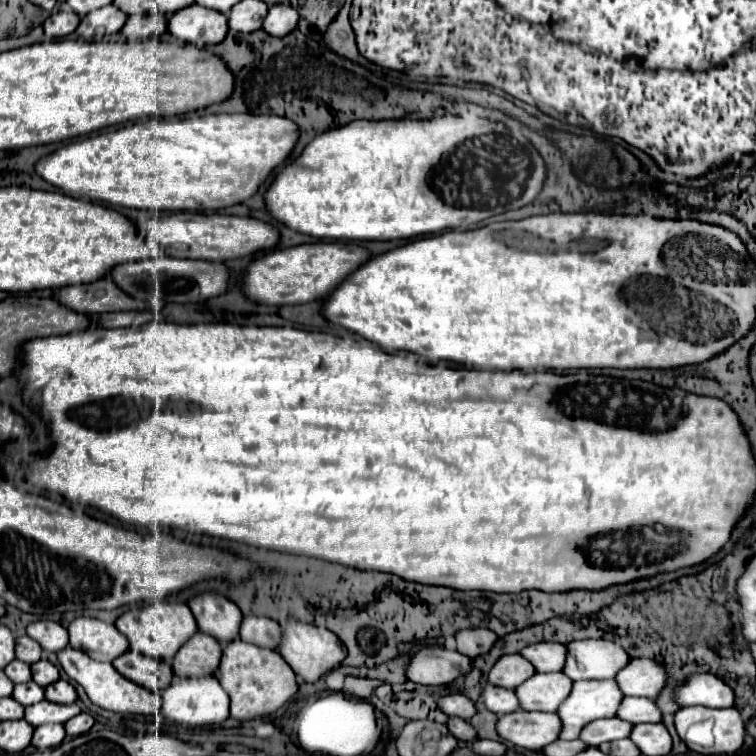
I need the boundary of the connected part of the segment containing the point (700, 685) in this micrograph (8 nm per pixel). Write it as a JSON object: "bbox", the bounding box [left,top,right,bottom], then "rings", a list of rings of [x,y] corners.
{"bbox":[677,673,735,707],"rings":[[[711,673],[691,675],[685,685],[677,689],[677,703],[681,707],[703,705],[703,707],[733,707],[735,693],[719,677]]]}

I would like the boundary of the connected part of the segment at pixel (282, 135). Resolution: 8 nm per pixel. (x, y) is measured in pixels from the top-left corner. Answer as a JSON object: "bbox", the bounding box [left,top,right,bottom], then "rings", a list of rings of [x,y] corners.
{"bbox":[37,115,301,211],"rings":[[[203,115],[203,117],[193,117],[193,119],[181,119],[181,117],[173,117],[173,119],[149,119],[149,121],[141,121],[141,123],[133,123],[133,125],[125,125],[121,129],[115,129],[111,133],[103,133],[103,135],[95,135],[89,137],[85,141],[77,141],[77,143],[69,143],[65,147],[61,147],[59,151],[51,153],[49,157],[43,157],[37,163],[37,173],[49,181],[51,185],[63,189],[65,193],[73,195],[73,197],[81,197],[87,201],[101,201],[101,203],[109,203],[109,205],[119,205],[119,207],[133,207],[133,209],[151,209],[151,211],[219,211],[237,203],[247,201],[249,197],[253,197],[257,193],[257,189],[263,185],[263,181],[271,175],[271,171],[281,165],[291,151],[297,145],[297,137],[301,135],[299,127],[295,121],[287,119],[287,117],[277,117],[277,115]]]}

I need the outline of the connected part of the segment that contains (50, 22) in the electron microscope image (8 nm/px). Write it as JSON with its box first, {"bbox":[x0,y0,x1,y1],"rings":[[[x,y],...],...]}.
{"bbox":[45,11,81,39],"rings":[[[59,11],[59,13],[53,13],[45,23],[45,37],[47,39],[59,39],[59,37],[67,37],[71,35],[77,25],[79,25],[81,17],[73,11]]]}

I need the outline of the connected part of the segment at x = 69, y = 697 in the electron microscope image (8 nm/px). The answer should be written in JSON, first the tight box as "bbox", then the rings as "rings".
{"bbox":[45,679,77,703],"rings":[[[59,679],[57,683],[45,687],[45,699],[49,699],[51,703],[75,703],[77,691],[71,683]]]}

